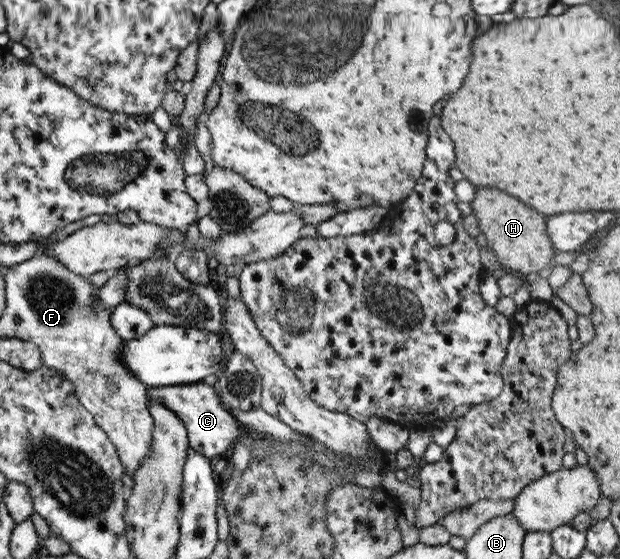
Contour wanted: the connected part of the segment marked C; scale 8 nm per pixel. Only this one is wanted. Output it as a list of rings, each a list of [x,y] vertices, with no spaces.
[[[201,381],[183,385],[152,387],[147,388],[146,391],[147,404],[149,401],[153,401],[153,403],[157,401],[177,415],[185,427],[188,447],[203,457],[208,459],[221,457],[229,445],[233,444],[235,437],[251,436],[252,430],[239,427],[234,419],[235,415],[232,415],[221,405],[221,399],[217,397],[215,386]]]

